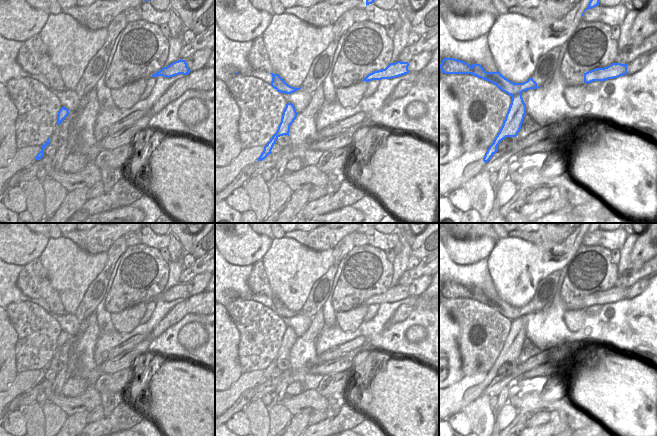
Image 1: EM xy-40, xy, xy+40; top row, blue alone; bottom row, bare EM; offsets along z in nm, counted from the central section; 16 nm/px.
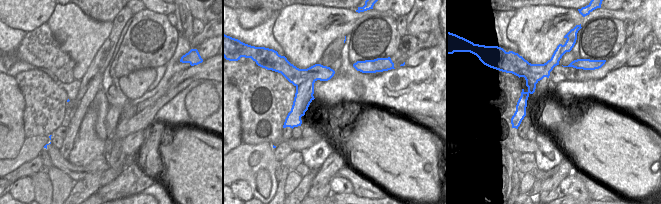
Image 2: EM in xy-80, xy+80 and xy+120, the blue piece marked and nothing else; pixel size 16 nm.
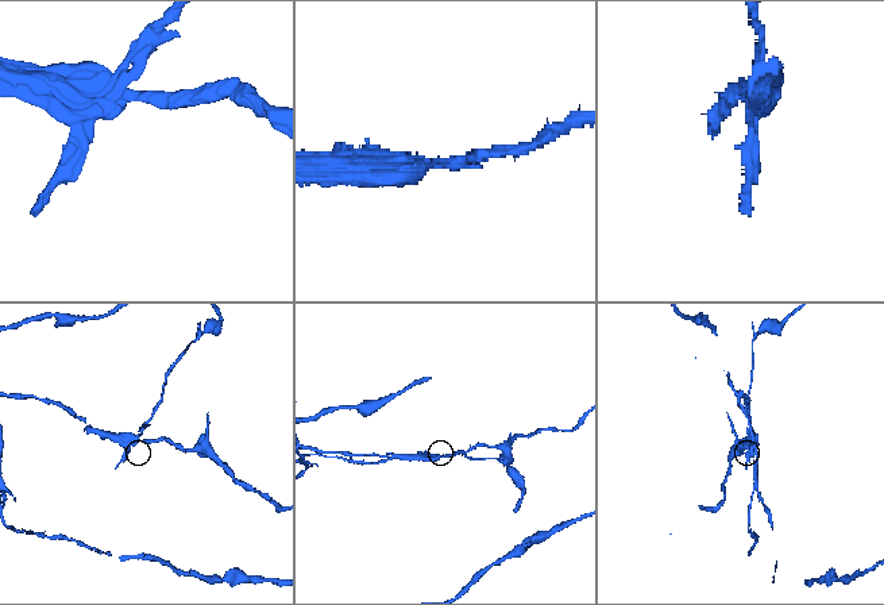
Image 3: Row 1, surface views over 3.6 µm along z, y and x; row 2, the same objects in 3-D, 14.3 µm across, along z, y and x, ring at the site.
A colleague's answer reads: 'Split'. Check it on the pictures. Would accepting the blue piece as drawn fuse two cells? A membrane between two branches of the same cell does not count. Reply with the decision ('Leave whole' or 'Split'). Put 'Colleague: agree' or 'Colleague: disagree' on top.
Colleague: agree
Split.

